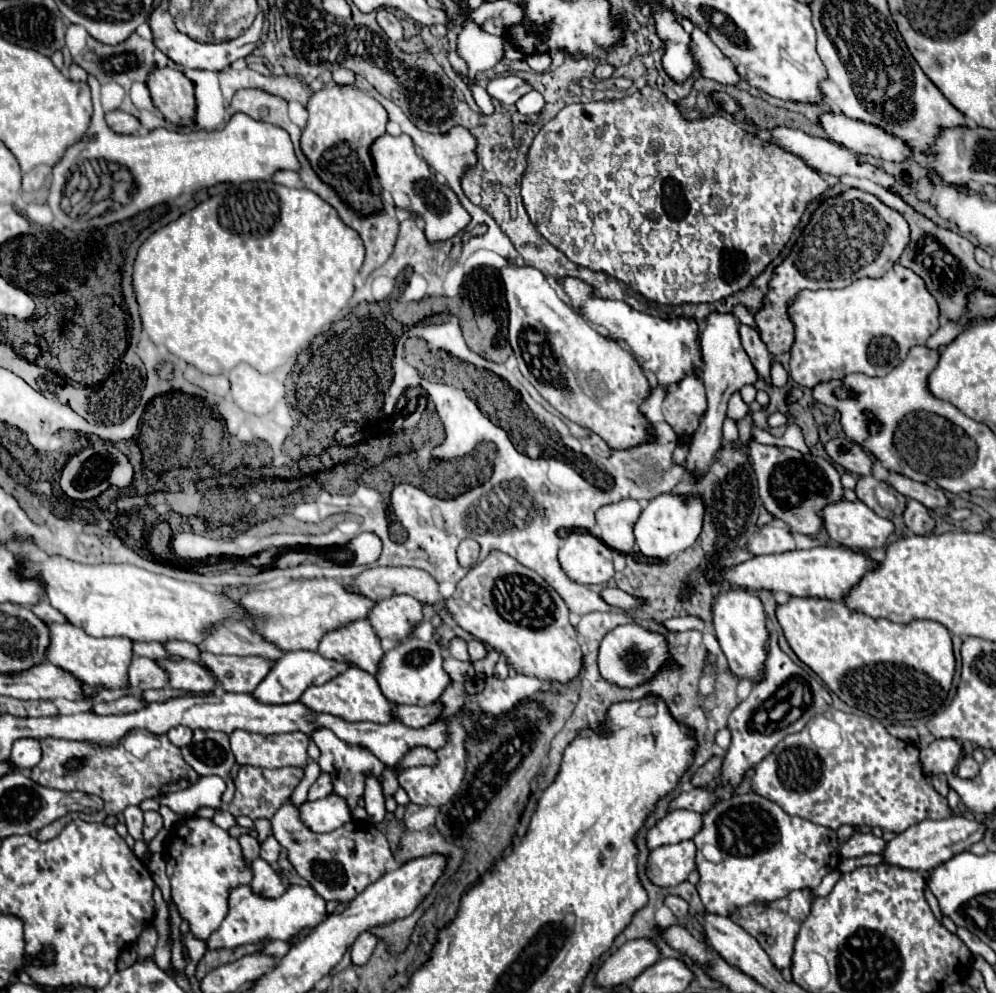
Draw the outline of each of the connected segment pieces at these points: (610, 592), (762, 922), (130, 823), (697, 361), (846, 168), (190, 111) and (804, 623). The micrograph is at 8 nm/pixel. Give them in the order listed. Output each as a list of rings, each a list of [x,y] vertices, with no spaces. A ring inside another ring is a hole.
[[[610,586],[602,590],[602,598],[604,598],[608,604],[618,606],[618,608],[622,608],[622,610],[630,610],[630,608],[634,608],[634,606],[644,606],[644,604],[646,604],[646,600],[636,598],[636,596],[630,596],[628,592],[618,590],[618,588],[610,588]]]
[[[798,890],[798,892],[788,894],[782,900],[776,900],[776,902],[764,904],[764,906],[746,906],[746,908],[734,910],[730,914],[730,918],[760,942],[760,946],[766,950],[766,954],[770,956],[770,960],[774,962],[774,966],[778,970],[784,970],[784,968],[790,968],[794,940],[796,940],[796,934],[798,934],[804,918],[810,912],[810,904],[812,904],[810,890]]]
[[[128,806],[124,810],[124,818],[126,818],[126,826],[128,832],[134,840],[142,840],[142,826],[144,826],[144,812],[138,806]]]
[[[576,278],[562,280],[562,288],[572,298],[574,306],[578,306],[582,310],[582,314],[586,318],[590,318],[594,324],[604,326],[610,332],[612,340],[626,342],[632,348],[632,352],[644,360],[644,368],[654,372],[654,376],[662,388],[680,382],[688,370],[694,370],[694,372],[702,370],[696,322],[686,320],[686,318],[660,320],[660,318],[654,318],[654,316],[648,316],[644,312],[630,308],[626,302],[594,298],[592,288]]]
[[[774,128],[770,134],[778,140],[778,144],[780,144],[782,148],[786,148],[788,152],[792,152],[792,154],[796,154],[796,156],[808,160],[808,164],[810,164],[814,170],[818,170],[820,174],[854,176],[854,178],[870,178],[872,182],[876,182],[878,186],[882,186],[882,188],[886,188],[886,190],[890,190],[890,188],[894,186],[894,182],[896,182],[892,176],[888,176],[888,174],[882,172],[880,168],[874,168],[874,166],[870,166],[870,164],[858,164],[858,156],[852,154],[852,152],[848,152],[846,148],[836,146],[836,144],[832,144],[832,142],[828,142],[828,140],[822,140],[822,138],[808,136],[808,134],[804,134],[802,130]]]
[[[158,68],[146,80],[154,106],[166,120],[178,126],[190,126],[196,118],[196,96],[192,82],[174,68]]]
[[[792,596],[786,604],[780,604],[776,608],[776,616],[794,654],[806,666],[810,666],[822,678],[822,682],[848,706],[858,706],[862,712],[890,722],[930,718],[942,708],[952,684],[956,660],[952,654],[950,634],[940,622],[912,620],[902,626],[886,618],[870,618],[862,612],[850,610],[844,602],[796,596]]]

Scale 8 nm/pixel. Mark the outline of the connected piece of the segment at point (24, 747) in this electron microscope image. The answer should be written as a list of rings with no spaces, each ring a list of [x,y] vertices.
[[[20,738],[12,746],[12,762],[16,762],[18,768],[34,768],[42,758],[40,740],[36,738]]]

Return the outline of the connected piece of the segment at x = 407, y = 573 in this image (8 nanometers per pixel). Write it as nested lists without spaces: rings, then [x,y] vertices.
[[[370,568],[354,578],[348,586],[368,594],[372,600],[384,600],[396,594],[408,594],[422,604],[446,610],[446,598],[438,590],[438,582],[418,568]]]

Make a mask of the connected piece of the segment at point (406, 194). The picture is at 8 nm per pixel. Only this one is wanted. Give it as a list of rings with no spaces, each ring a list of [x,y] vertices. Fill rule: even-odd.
[[[384,134],[372,144],[372,158],[376,162],[376,176],[386,192],[392,194],[394,202],[398,208],[408,210],[410,214],[418,216],[424,222],[424,234],[430,244],[436,242],[446,242],[466,230],[470,224],[470,214],[466,208],[460,204],[456,194],[448,186],[440,186],[430,172],[428,164],[416,154],[416,146],[412,140],[402,134],[402,136],[390,136]]]

